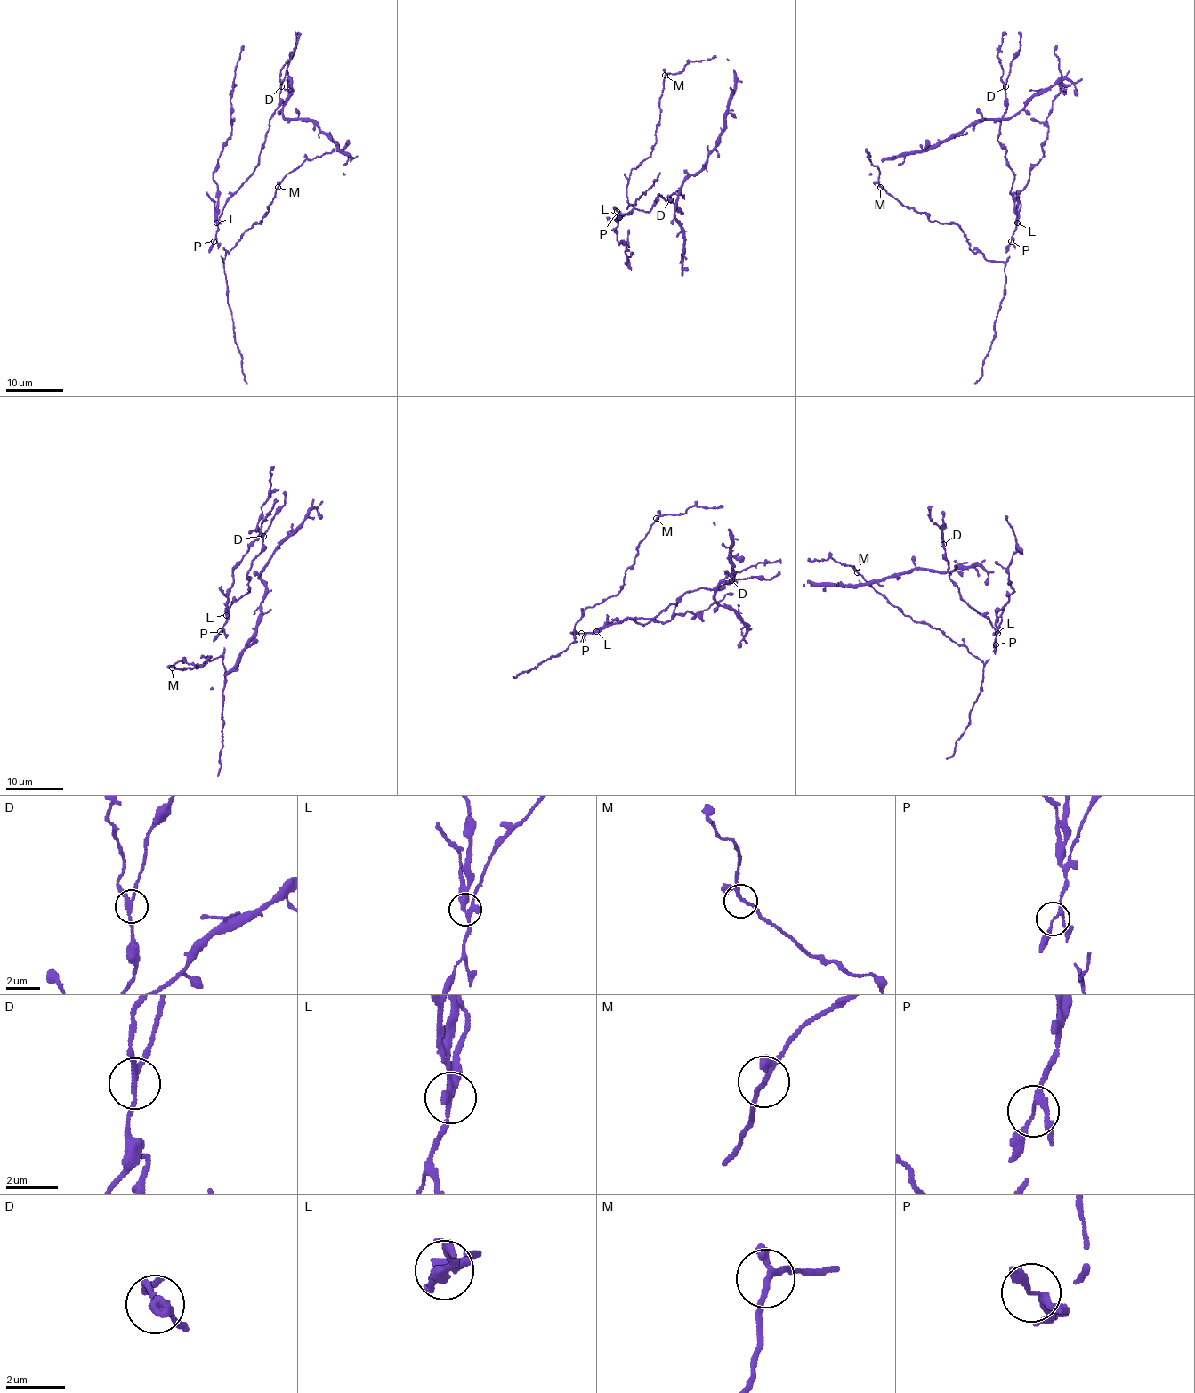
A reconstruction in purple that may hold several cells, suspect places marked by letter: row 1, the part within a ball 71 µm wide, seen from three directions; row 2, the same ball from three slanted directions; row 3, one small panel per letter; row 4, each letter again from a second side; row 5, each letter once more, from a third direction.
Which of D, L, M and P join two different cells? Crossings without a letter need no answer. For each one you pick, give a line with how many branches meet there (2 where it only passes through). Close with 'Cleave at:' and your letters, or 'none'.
D: 3
L: 3
Cleave at: D, L

